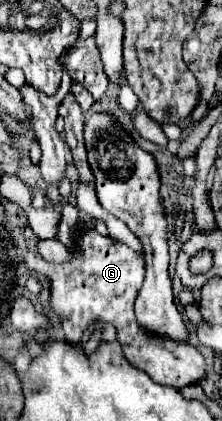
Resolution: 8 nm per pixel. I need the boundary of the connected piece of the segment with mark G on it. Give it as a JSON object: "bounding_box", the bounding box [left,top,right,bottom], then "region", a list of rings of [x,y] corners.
{"bounding_box":[24,225,206,387],"region":[[[78,225],[70,247],[72,259],[66,263],[50,263],[34,251],[24,253],[24,265],[50,281],[50,309],[60,317],[68,343],[80,343],[84,329],[92,321],[110,323],[118,331],[118,341],[132,365],[144,369],[156,383],[170,387],[202,385],[206,381],[206,361],[202,353],[184,343],[172,343],[156,335],[140,331],[134,315],[134,299],[144,281],[144,259],[140,259],[126,243],[104,237],[90,227]]]}

